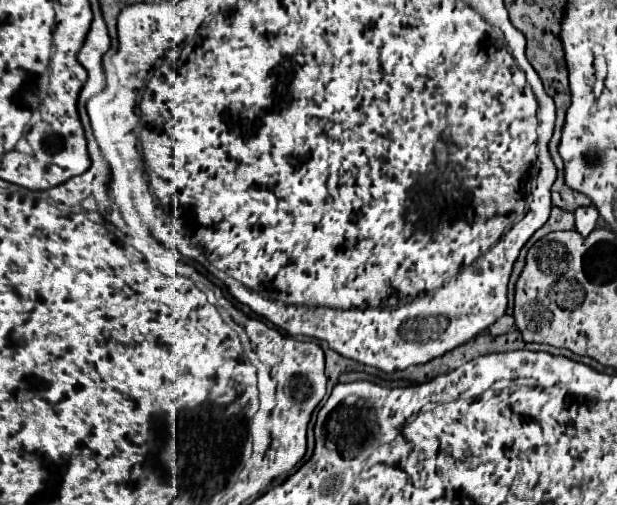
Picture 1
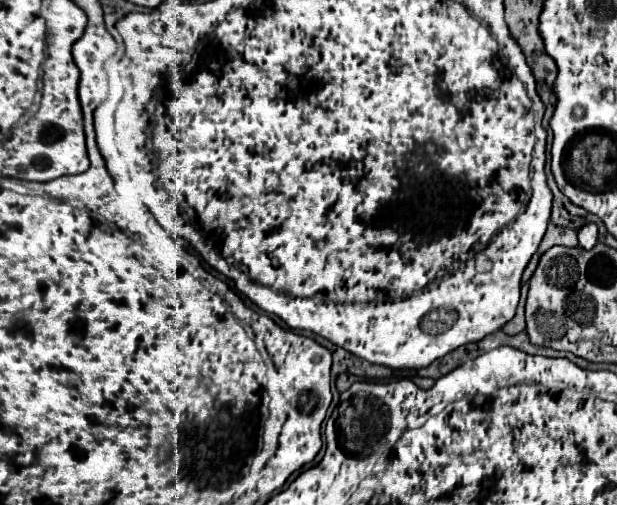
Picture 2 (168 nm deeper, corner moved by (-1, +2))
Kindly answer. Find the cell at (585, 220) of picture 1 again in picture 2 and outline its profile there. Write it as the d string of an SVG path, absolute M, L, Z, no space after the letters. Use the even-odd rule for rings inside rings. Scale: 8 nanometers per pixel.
M596 224L582 226L580 232L578 232L578 240L580 240L580 246L584 250L592 250L594 244L598 242L598 228L596 228Z

